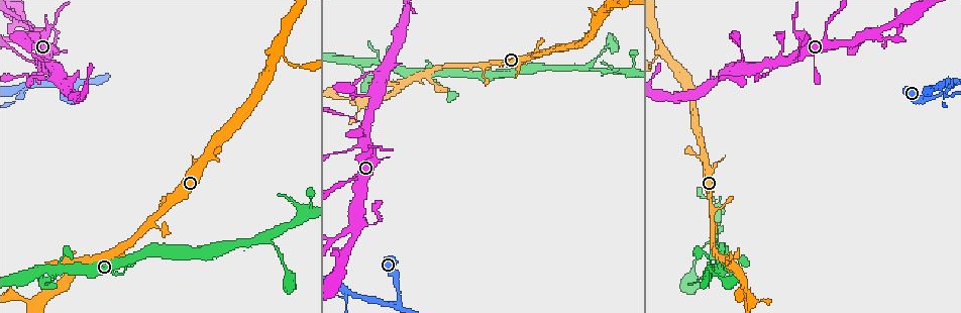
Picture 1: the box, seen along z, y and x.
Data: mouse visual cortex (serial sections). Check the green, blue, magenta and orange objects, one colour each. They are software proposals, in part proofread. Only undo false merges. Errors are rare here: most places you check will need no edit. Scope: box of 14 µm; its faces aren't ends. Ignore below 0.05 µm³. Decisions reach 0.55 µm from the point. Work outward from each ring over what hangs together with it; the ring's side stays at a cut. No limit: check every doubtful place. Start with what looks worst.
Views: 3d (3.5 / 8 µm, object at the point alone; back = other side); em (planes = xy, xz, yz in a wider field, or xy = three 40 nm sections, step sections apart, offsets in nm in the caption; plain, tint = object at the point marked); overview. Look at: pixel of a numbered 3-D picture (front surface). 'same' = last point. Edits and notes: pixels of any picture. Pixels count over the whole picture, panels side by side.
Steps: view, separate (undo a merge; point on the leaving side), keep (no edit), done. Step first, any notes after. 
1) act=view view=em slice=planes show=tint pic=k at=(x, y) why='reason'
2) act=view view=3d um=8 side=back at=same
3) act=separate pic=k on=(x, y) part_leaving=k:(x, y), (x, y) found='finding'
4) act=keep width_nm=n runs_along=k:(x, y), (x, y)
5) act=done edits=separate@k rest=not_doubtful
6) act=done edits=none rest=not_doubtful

act=view view=3d um=8 pic=1 at=(940, 87) why='abrupt turn'

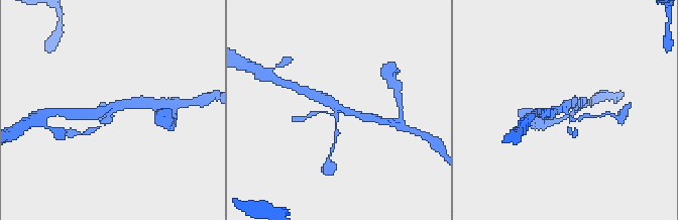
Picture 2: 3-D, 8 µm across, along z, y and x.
act=view view=em slice=xy step=2 show=tint pic=2 at=(340, 111) arms=4 arm_widths_nm=100,150,300,300 why='shape alone is not enough'

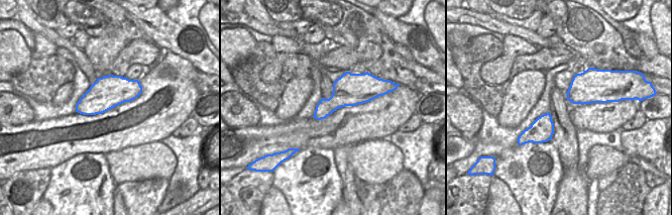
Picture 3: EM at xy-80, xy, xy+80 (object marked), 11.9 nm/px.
act=keep runs_along=2:(368, 117), (348, 113), (317, 96) found='continuous, no second cell'

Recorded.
act=view view=3d um=3.5 pic=1 at=(14, 101) why='a narrow waist'

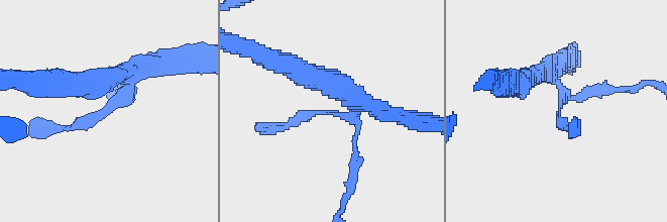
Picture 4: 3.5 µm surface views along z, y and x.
act=view view=em slice=xy step=1 show=tint pic=4 at=(326, 112) why='need the tissue'

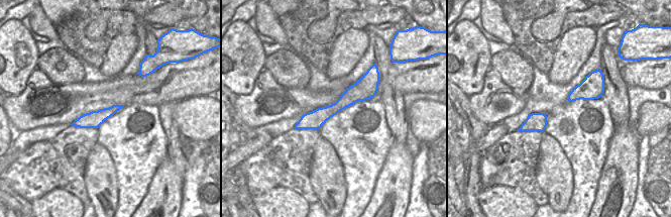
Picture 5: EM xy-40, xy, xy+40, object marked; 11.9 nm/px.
act=keep runs_along=5:(371, 86), (298, 126) found='continuous, no second cell'

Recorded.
act=view view=3d um=3.5 pic=1 at=(779, 61) why='abrupt turn'

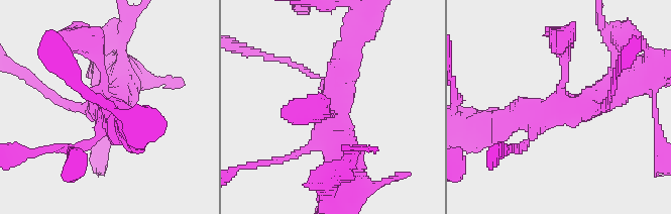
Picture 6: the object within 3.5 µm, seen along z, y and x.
act=view view=em slice=xy step=3 show=tint pic=6 at=(332, 114)

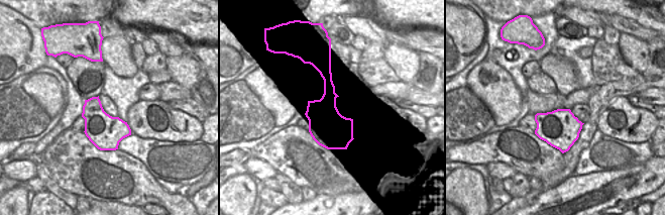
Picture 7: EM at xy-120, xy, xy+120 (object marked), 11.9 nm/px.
act=view view=em slice=xy step=2 show=tint at=same why='cut it another way'

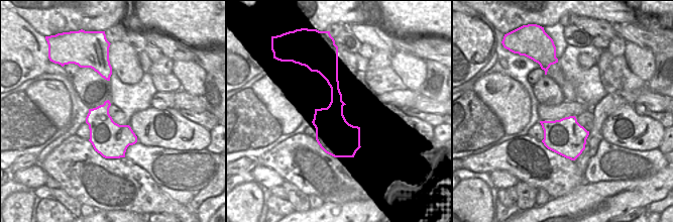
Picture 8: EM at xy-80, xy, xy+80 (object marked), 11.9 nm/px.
act=keep runs_along=6:(620, 85), (578, 109), (502, 124) found='continuous, no second cell'

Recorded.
act=view view=em slice=planes show=tint pic=1 at=(747, 302) why='thin neck'

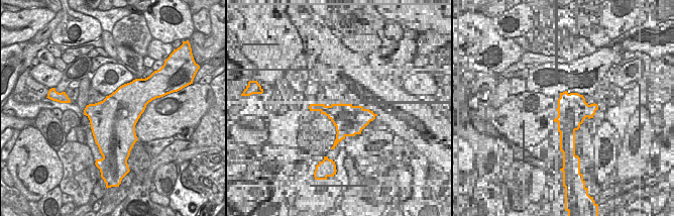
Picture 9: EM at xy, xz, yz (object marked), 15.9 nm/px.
act=view view=3d um=3.5 at=same

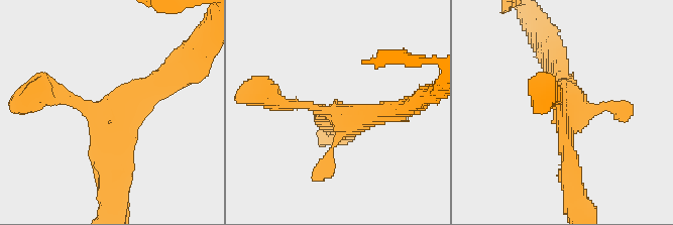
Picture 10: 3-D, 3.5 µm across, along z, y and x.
act=keep runs_along=10:(170, 74), (113, 114), (58, 95) found='all the same cell'

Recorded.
act=view view=3d um=8 side=back pic=1 at=(63, 267) why='thin arm on a thick one'

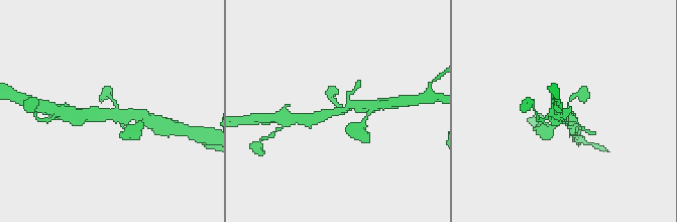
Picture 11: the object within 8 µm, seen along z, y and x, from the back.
act=view view=3d um=3.5 pic=11 at=(338, 109)

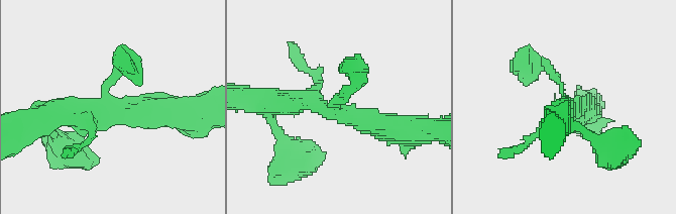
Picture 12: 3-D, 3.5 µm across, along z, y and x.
act=view view=em slice=planes show=tint pic=12 at=(112, 112) why='now the EM'

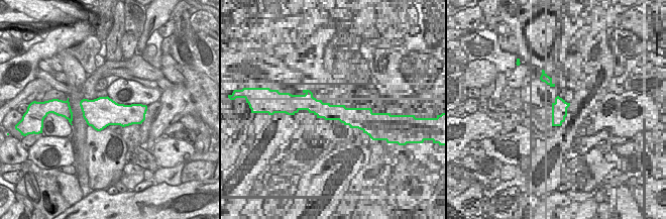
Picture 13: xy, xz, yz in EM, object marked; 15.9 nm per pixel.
act=keep runs_along=12:(404, 129), (314, 101), (273, 99) found='continuous, no second cell'

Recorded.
act=done edits=none rest=not_doubtful

